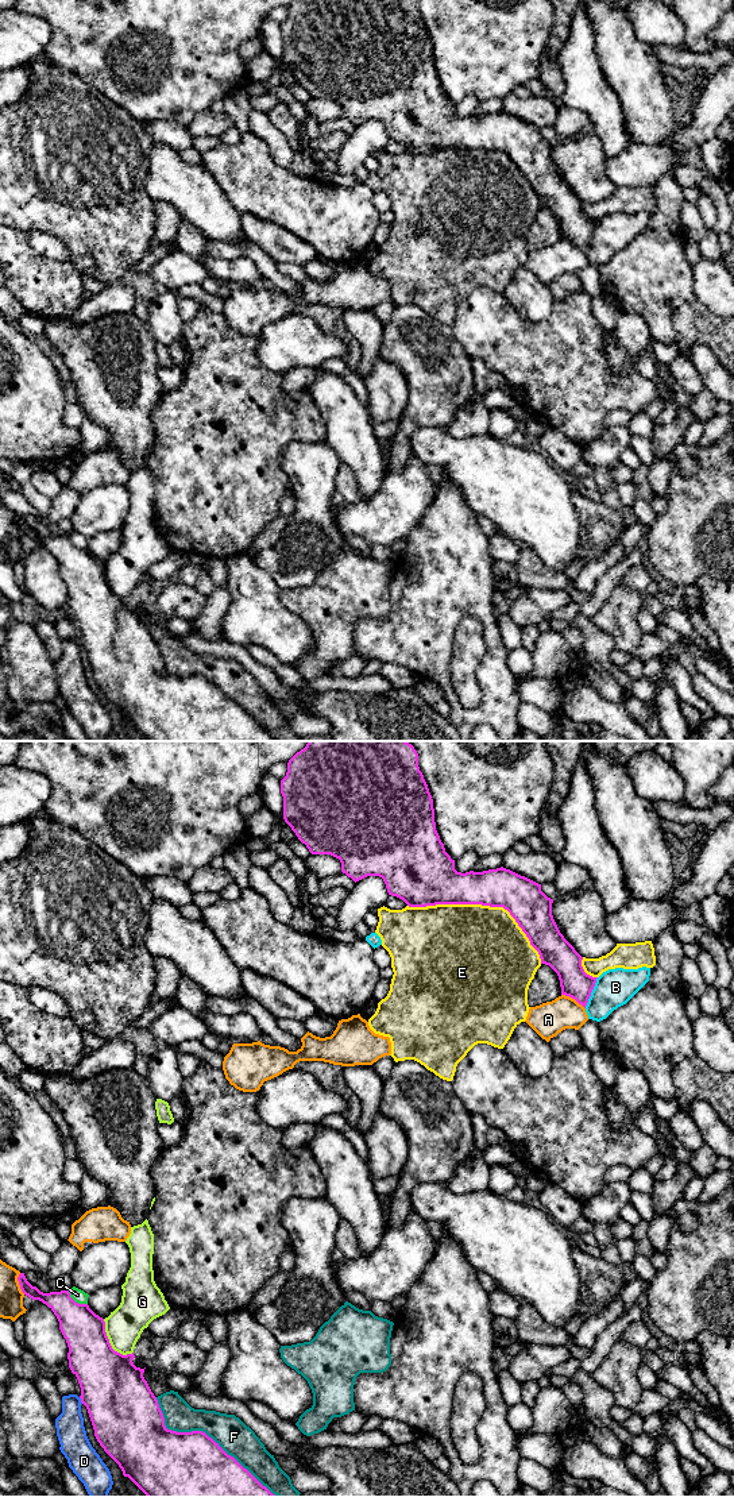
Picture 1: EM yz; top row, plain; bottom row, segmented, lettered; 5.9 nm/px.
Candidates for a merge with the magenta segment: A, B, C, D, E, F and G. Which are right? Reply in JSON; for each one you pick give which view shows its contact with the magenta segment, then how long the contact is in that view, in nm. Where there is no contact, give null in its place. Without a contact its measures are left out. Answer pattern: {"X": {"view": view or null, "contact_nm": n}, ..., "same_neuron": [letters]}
{"same_neuron": []}

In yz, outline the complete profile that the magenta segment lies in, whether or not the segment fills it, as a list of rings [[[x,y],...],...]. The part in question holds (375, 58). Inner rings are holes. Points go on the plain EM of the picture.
[[[293,0],[287,7],[286,20],[281,24],[281,38],[283,40],[283,63],[295,77],[298,84],[306,89],[312,99],[331,99],[339,103],[341,107],[341,116],[351,121],[355,127],[367,120],[379,120],[383,123],[389,139],[402,143],[409,151],[426,151],[436,148],[482,148],[503,151],[507,154],[529,182],[530,189],[538,196],[541,208],[549,209],[557,217],[561,239],[575,243],[586,252],[598,221],[592,221],[584,216],[582,211],[583,201],[560,177],[552,159],[553,143],[548,142],[541,135],[541,128],[503,111],[483,116],[470,115],[465,117],[455,113],[455,104],[452,104],[445,96],[444,88],[436,74],[433,43],[424,19],[420,15],[418,0]]]

